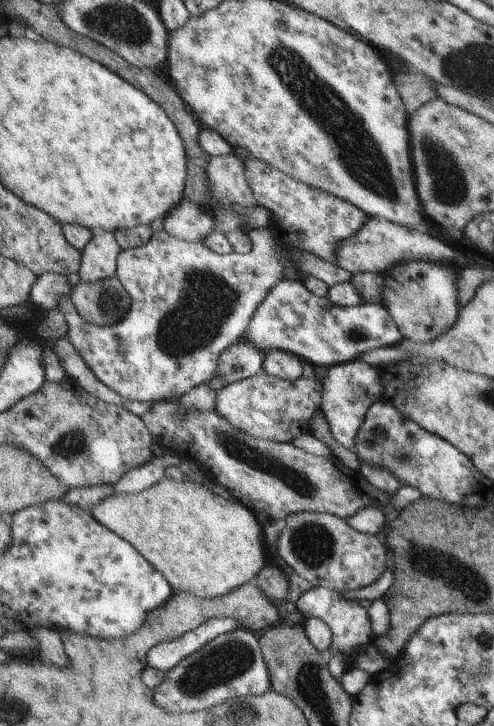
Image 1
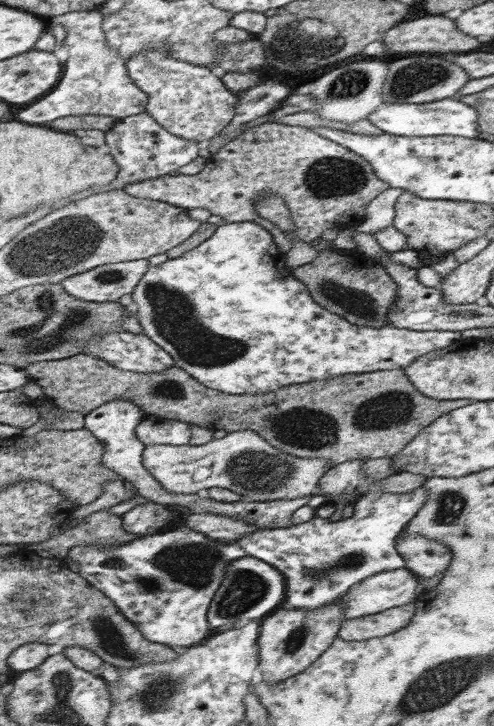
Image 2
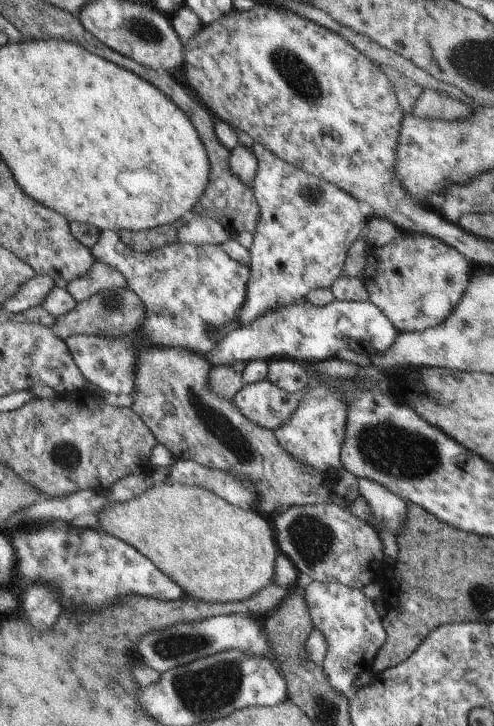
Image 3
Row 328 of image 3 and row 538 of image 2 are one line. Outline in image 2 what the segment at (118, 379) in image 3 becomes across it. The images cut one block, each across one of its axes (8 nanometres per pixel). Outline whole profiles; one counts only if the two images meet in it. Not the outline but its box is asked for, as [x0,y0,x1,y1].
[70,524,247,649]

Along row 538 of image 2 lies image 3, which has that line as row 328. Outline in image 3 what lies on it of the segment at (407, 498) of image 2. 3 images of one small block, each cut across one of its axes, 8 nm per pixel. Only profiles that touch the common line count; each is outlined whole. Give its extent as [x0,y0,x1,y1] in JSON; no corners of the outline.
[205,300,399,365]

